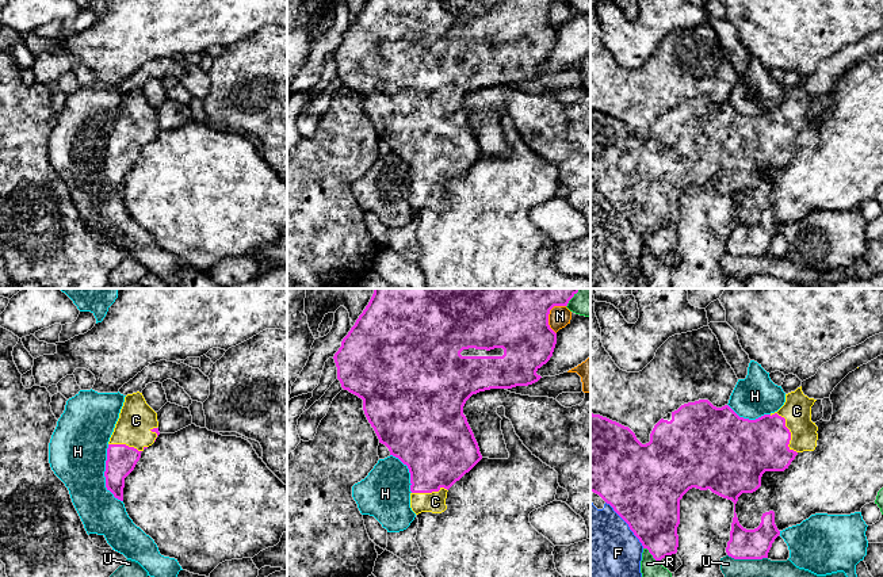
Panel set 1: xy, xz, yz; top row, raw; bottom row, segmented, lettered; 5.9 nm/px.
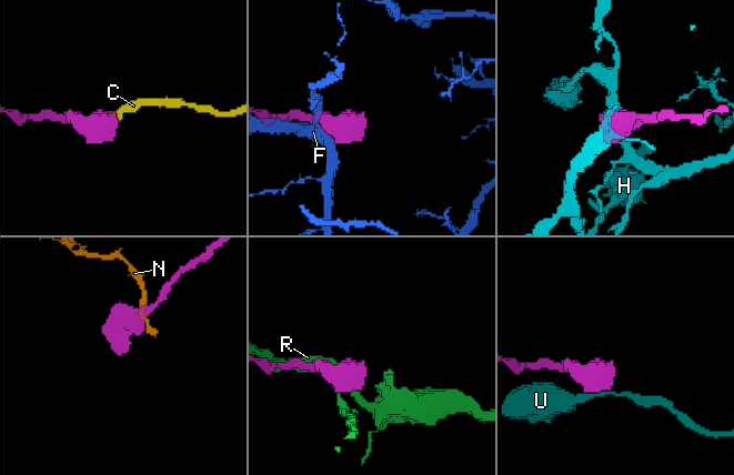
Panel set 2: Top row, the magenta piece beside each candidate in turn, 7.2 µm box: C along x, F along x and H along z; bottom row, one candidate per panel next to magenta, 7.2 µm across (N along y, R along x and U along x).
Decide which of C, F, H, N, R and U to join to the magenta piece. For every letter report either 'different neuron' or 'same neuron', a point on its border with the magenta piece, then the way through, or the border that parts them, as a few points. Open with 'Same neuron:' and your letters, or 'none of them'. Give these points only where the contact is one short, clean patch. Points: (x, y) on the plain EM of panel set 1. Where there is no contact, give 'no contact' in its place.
Same neuron: C
C: same neuron | yz (788, 126)
F: different neuron | yz (627, 220)
H: different neuron | xy (104, 171)
N: different neuron | xz (549, 10)
R: different neuron | yz (650, 249)
U: different neuron | yz (748, 255)

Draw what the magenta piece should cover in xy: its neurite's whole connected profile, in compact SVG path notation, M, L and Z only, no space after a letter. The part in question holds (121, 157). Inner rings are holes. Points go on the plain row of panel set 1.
M142 89L127 91L108 138L104 168L106 184L115 195L123 198L125 175L134 167L141 149L156 138L157 123L157 110Z

